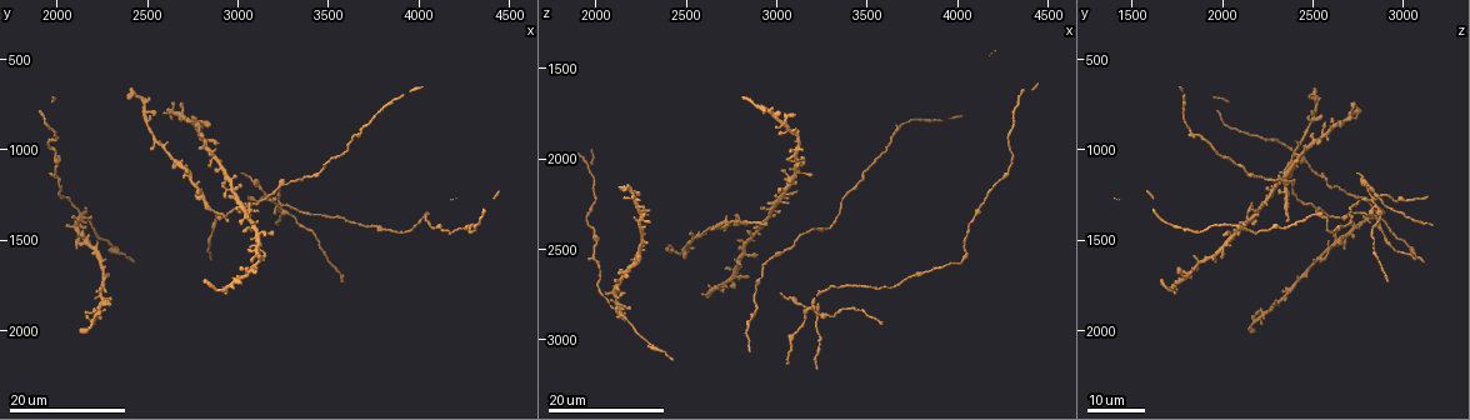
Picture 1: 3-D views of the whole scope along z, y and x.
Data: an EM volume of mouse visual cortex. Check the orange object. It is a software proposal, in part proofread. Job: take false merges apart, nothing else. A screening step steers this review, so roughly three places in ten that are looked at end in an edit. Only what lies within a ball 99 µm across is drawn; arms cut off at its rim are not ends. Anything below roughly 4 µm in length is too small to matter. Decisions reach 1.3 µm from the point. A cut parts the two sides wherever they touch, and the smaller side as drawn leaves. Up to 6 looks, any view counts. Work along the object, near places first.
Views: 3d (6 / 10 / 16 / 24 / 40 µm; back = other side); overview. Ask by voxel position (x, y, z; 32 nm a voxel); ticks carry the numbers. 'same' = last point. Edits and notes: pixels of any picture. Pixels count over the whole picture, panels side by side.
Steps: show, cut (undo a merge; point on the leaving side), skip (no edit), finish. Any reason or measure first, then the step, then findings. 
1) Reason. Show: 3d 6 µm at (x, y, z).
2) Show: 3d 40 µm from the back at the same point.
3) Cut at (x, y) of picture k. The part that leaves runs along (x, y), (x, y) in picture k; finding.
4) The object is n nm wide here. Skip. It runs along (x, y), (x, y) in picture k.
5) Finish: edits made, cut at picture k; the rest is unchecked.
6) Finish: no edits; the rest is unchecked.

Three-way junction. Show: 3d 16 µm at (2500, 860, 2480).

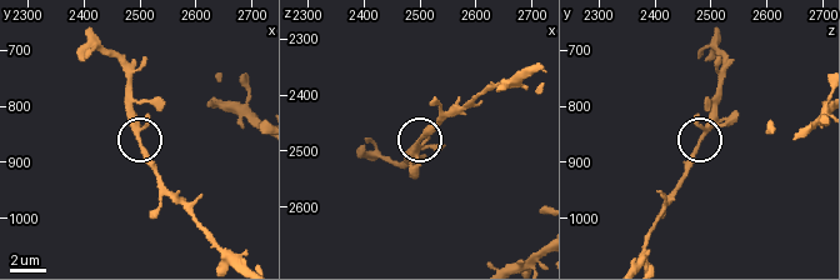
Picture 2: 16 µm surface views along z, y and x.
Show: 3d 6 µm at (2495, 850, 2485).

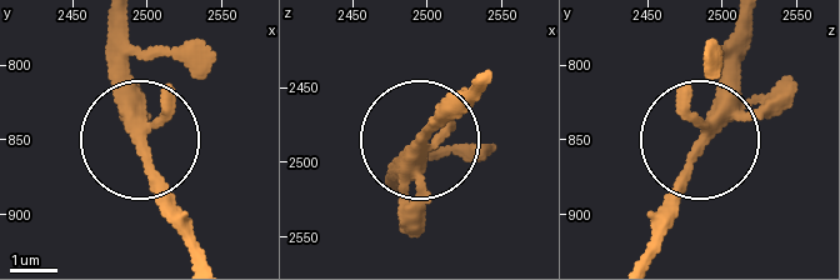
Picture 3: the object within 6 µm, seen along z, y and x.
Show: 3d 6 µm from the back at (2496, 846, 2488).

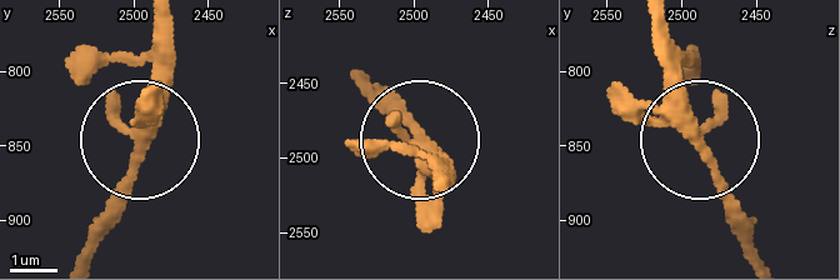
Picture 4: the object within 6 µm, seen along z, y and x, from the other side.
The object is 250 nm wide here. Skip. It runs along (354, 85), (445, 178) in picture 4; continuous, no second cell.

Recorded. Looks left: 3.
Four-way junction. Show: 3d 16 µm at (2860, 1020, 2420).

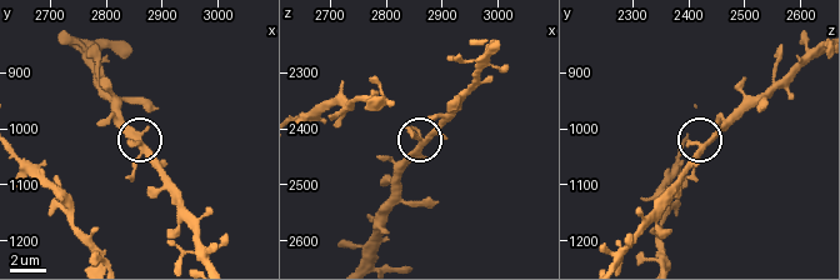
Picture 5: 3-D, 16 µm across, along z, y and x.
Zoom in. Show: 3d 6 µm at (2875, 1040, 2425).

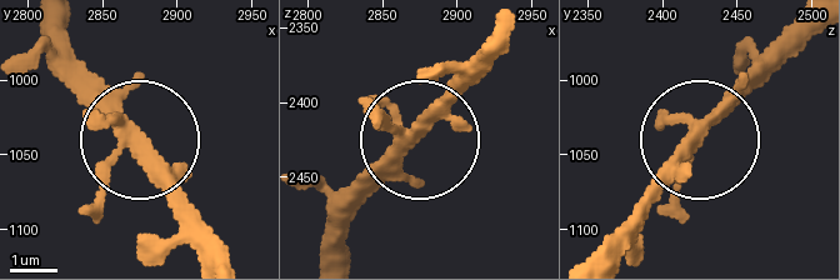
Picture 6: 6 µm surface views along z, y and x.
Skip. Continuous, no second cell.

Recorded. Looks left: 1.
Finish: no edits; the rest is unchecked.

